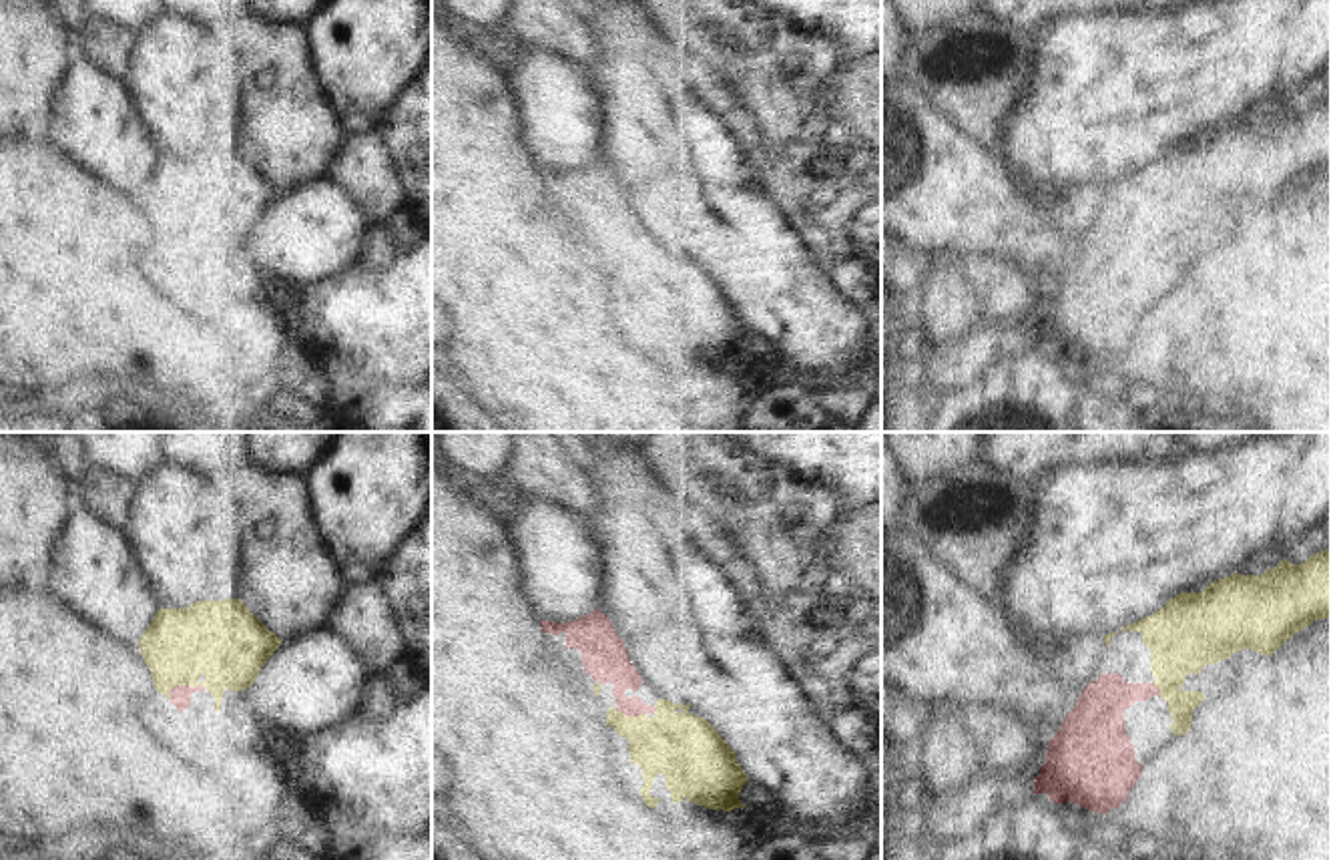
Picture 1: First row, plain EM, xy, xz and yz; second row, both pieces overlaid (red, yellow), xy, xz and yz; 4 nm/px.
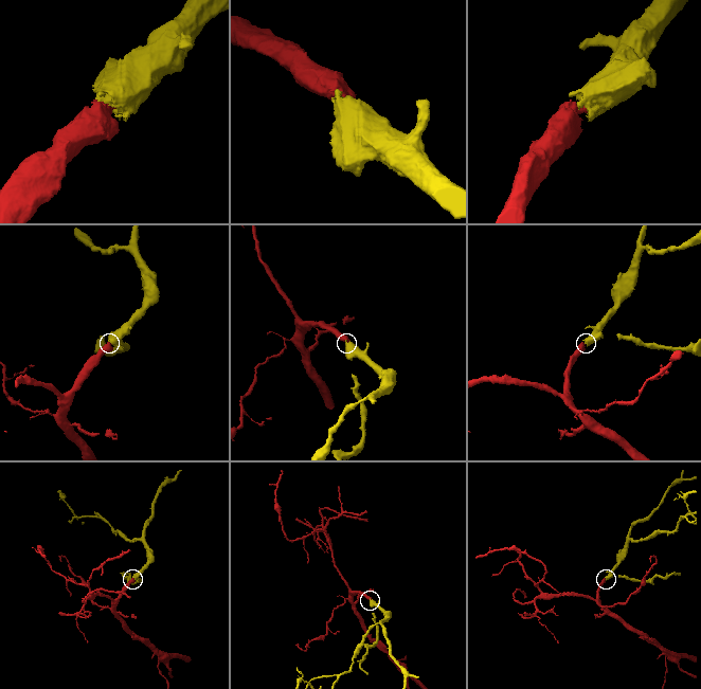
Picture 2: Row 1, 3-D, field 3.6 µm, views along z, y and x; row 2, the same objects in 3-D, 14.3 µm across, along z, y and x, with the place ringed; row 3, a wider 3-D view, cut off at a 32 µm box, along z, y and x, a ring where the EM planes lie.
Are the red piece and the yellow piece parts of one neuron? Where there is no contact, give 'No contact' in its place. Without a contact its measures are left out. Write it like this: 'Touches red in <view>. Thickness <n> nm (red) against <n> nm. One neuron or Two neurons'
Touches red in xy. Thickness 80 nm (red) against 320 nm. One neuron.

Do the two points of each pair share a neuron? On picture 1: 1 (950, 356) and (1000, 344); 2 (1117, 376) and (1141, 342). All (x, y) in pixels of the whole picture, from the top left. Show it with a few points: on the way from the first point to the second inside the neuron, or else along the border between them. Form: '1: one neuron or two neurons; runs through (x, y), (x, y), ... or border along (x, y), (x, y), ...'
1: one neuron; runs through (962, 356), (970, 356), (988, 344)
2: one neuron; runs through (1125, 368), (1137, 350)

